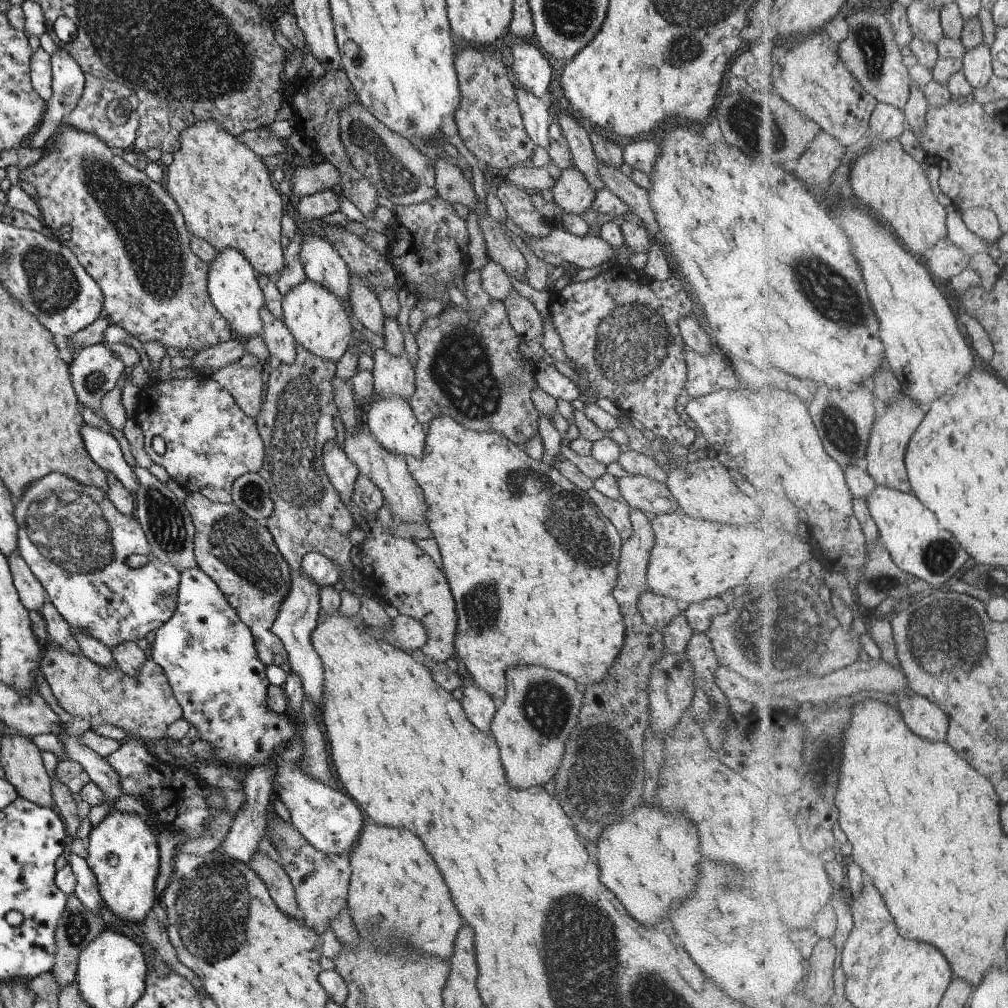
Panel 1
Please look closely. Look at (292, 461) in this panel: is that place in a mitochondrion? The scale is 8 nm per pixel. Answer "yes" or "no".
yes

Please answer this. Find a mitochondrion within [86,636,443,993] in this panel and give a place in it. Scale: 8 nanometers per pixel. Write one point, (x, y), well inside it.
(210, 899)

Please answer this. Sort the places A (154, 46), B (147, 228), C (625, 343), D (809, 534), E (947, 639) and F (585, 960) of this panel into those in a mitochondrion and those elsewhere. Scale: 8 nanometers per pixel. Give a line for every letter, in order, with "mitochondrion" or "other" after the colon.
A: mitochondrion
B: mitochondrion
C: mitochondrion
D: other
E: mitochondrion
F: mitochondrion

